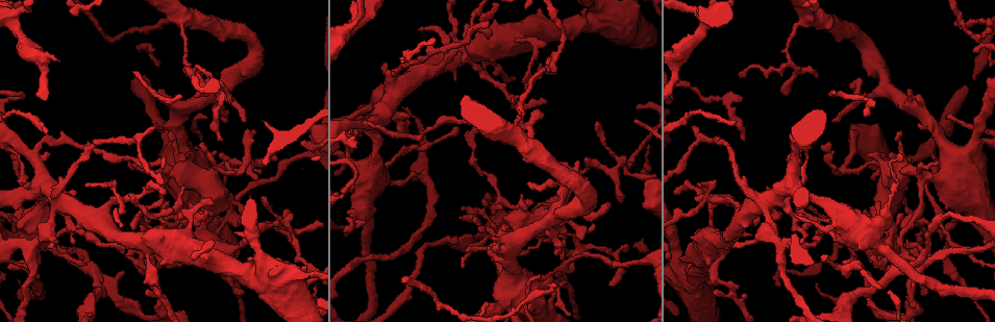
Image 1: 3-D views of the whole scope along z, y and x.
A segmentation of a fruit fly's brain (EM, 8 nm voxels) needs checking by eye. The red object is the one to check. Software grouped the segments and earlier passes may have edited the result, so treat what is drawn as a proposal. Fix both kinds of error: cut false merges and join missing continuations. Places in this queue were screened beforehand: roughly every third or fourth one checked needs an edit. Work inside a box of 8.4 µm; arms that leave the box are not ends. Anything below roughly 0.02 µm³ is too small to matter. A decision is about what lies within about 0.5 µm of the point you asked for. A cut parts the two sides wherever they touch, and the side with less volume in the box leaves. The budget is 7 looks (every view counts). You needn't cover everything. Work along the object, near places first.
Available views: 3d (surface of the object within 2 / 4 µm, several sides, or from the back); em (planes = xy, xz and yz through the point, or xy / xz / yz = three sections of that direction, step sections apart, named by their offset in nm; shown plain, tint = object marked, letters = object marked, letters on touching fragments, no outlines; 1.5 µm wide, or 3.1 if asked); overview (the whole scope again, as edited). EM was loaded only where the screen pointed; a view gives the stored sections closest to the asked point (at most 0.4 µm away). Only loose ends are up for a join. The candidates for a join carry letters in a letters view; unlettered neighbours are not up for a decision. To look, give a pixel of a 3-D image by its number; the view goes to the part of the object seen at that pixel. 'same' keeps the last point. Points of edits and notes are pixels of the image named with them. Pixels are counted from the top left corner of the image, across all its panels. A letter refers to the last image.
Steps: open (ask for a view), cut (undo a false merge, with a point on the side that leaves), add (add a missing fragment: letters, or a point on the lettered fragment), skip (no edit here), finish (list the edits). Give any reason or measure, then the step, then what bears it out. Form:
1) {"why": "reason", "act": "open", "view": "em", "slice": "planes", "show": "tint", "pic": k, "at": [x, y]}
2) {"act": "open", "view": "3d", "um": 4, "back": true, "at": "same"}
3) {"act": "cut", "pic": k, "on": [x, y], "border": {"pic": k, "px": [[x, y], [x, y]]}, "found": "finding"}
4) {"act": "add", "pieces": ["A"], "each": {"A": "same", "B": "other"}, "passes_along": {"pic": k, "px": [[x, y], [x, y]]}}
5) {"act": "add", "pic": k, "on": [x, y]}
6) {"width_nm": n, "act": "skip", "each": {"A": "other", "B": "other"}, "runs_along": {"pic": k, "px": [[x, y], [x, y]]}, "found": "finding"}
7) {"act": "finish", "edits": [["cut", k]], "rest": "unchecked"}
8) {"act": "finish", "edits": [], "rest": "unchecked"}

{"why": "abrupt turn", "act": "open", "view": "3d", "um": 4, "pic": 1, "at": [697, 140]}

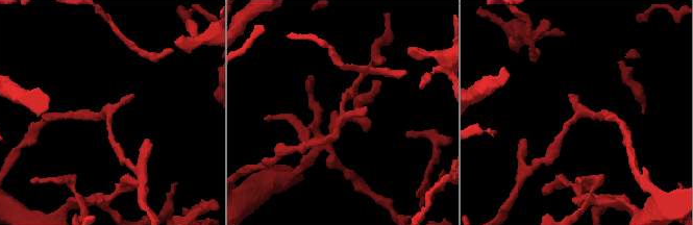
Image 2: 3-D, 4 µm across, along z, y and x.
{"why": "need the tissue", "act": "open", "view": "em", "slice": "planes", "show": "letters", "pic": 2, "at": [344, 119]}

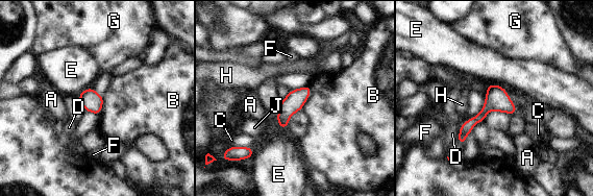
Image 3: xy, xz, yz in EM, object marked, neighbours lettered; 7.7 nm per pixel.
{"act": "skip", "each": {"A": "other", "B": "other", "C": "other", "D": "other", "E": "other", "F": "other", "G": "other", "H": "other", "J": "other"}, "runs_along": {"pic": 3, "px": [[501, 90], [465, 129], [460, 140]]}, "found": "one neuron here"}

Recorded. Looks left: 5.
{"act": "open", "view": "em", "slice": "planes", "show": "letters", "pic": 1, "at": [887, 210]}

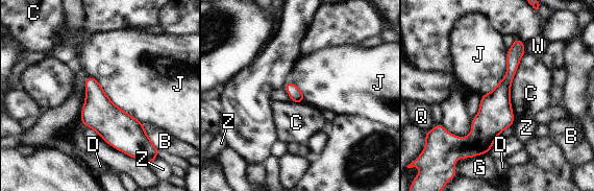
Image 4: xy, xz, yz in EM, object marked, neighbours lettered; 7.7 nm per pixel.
{"act": "skip", "each": {"B": "other", "C": "other", "D": "other", "G": "other", "J": "other", "Q": "other", "W": "other", "Z": "other"}, "runs_along": {"pic": 4, "px": [[517, 41], [495, 115], [468, 153]]}, "found": "all the same neuron"}

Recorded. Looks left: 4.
{"why": "free end", "act": "open", "view": "3d", "um": 2, "pic": 1, "at": [186, 156]}

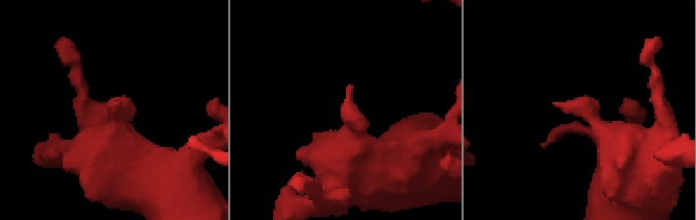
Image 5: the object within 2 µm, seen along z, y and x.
{"why": "need the tissue", "act": "open", "view": "em", "slice": "xy", "step": 8, "show": "letters", "pic": 5, "at": [112, 105]}

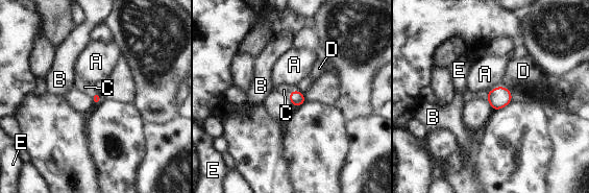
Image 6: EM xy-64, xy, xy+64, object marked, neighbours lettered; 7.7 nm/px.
{"longest_contact_nm": ["A", 110], "act": "add", "pieces": ["C"], "each": {"A": "other", "B": "other", "C": "same", "D": "other", "E": "other"}, "passes_along": {"pic": 6, "px": [[297, 98], [291, 92], [284, 90]]}, "found": "the neuron continues"}

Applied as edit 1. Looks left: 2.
{"act": "finish", "edits": [["add", 6]], "rest": "unchecked"}

